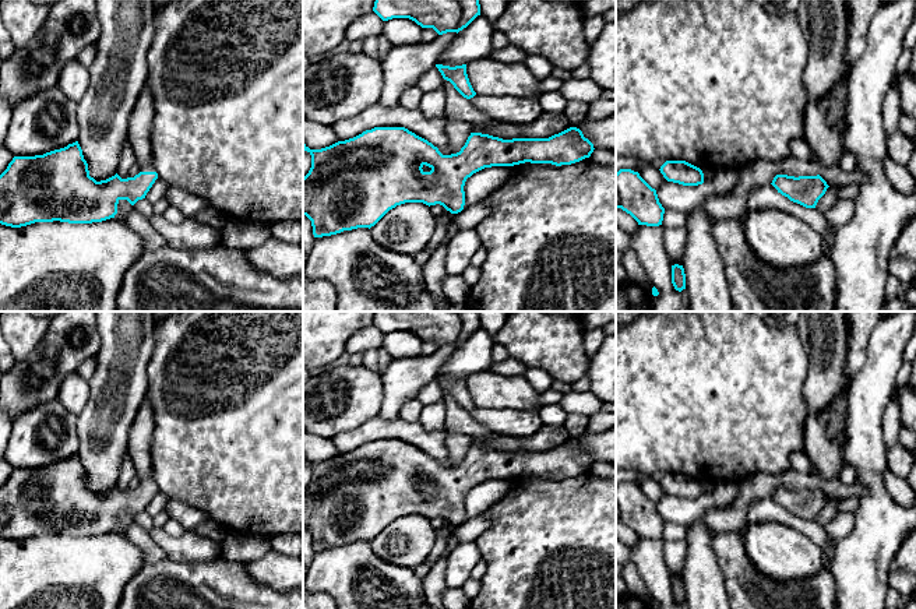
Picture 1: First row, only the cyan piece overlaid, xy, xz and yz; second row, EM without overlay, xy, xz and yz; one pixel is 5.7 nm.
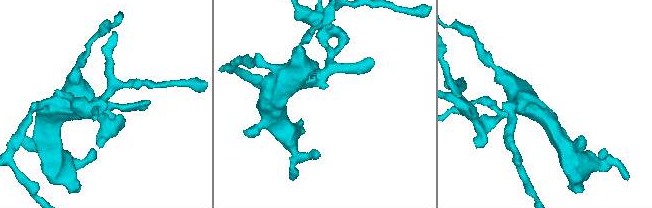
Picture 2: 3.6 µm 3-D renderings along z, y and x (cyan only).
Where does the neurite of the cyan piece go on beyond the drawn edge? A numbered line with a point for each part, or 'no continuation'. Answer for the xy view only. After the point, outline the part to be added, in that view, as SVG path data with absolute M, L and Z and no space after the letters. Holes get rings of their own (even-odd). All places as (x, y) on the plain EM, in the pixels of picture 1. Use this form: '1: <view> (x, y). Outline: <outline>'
1: xy (141, 433). Outline: M145 398L128 432L127 454L134 462L140 485L156 485L152 475L151 447L154 440L155 418L151 402Z

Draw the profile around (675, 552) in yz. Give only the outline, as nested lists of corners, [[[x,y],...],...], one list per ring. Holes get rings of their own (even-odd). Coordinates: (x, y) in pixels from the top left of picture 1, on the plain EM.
[[[684,539],[665,541],[663,559],[669,570],[670,578],[683,578],[683,568],[686,562],[687,545]]]

